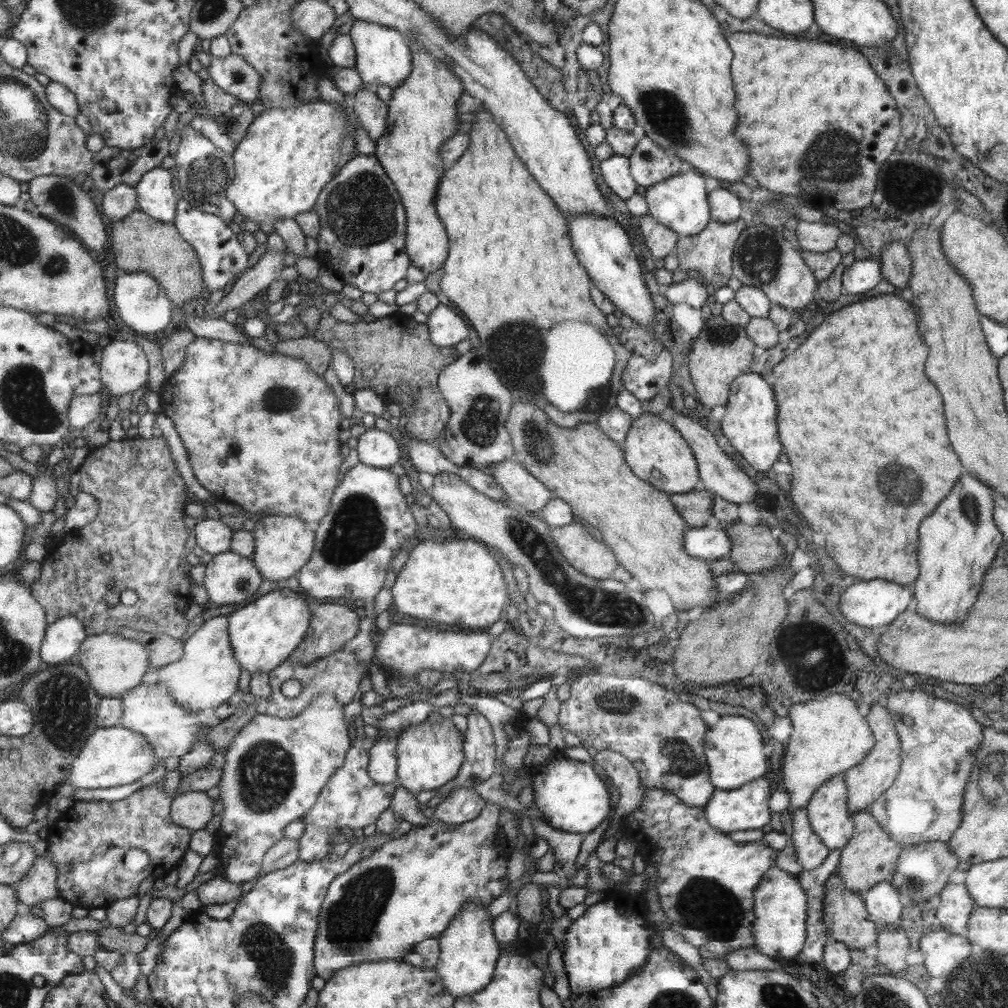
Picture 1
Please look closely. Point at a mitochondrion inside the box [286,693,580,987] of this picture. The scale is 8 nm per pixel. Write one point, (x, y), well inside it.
(353, 913)

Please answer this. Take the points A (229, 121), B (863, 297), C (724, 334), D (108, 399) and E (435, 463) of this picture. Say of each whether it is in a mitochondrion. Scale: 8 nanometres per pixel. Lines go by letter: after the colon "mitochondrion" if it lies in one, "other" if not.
A: mitochondrion
B: other
C: mitochondrion
D: other
E: other

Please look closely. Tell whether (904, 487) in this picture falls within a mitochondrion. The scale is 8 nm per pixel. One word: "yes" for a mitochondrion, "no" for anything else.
yes

